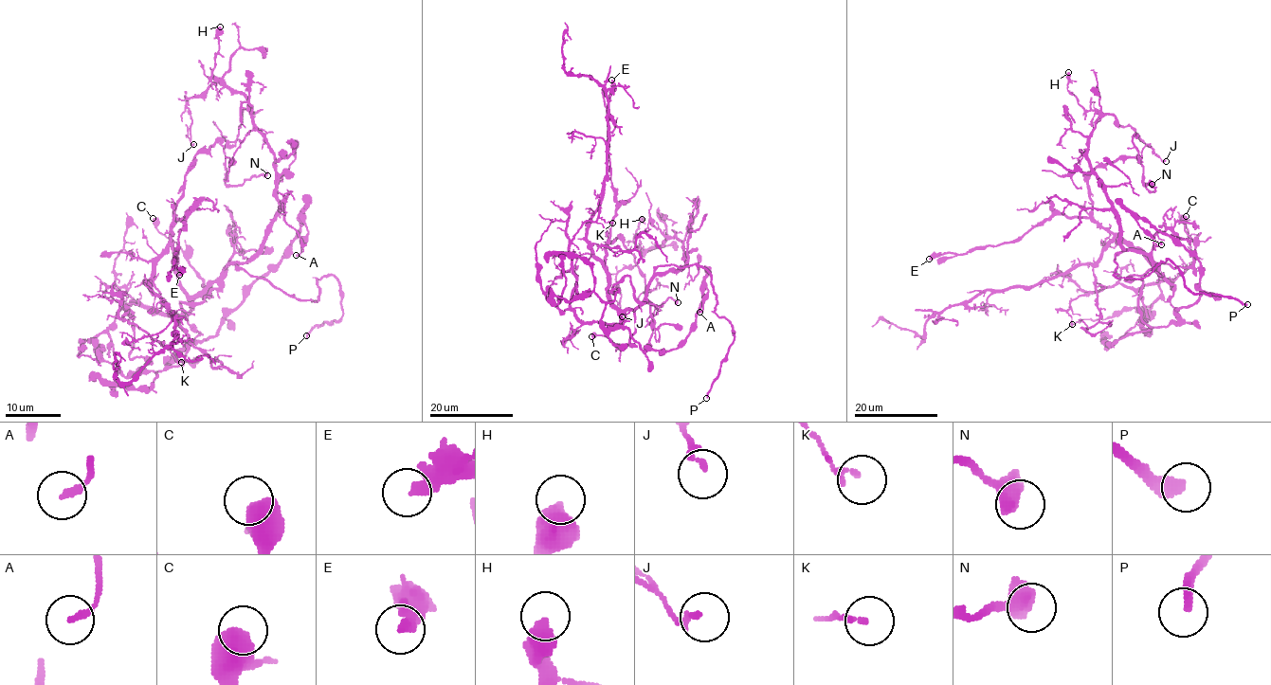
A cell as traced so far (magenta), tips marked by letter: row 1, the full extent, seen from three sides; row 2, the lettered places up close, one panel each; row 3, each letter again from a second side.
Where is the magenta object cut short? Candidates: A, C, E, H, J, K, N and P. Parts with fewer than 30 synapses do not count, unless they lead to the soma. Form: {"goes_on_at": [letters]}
{"goes_on_at": ["P"]}

